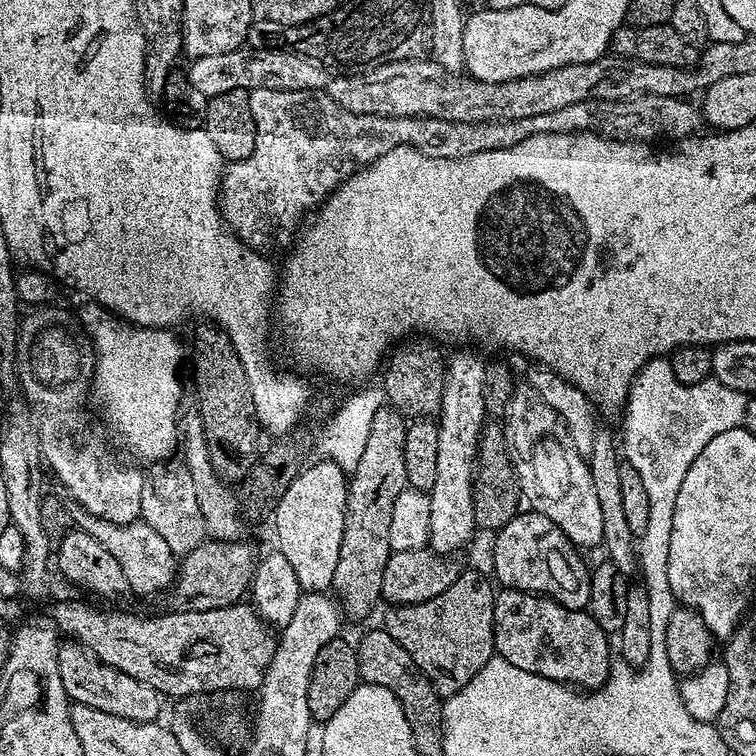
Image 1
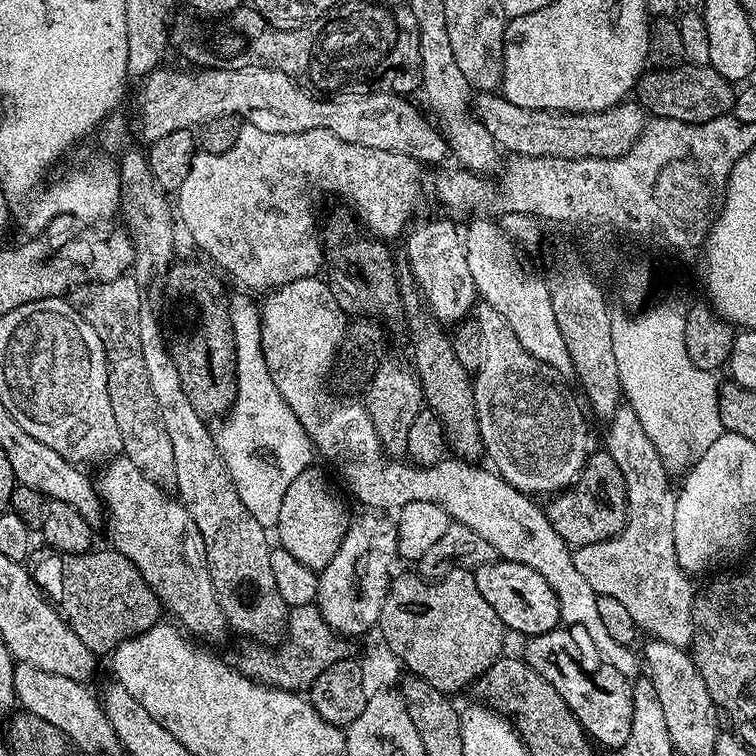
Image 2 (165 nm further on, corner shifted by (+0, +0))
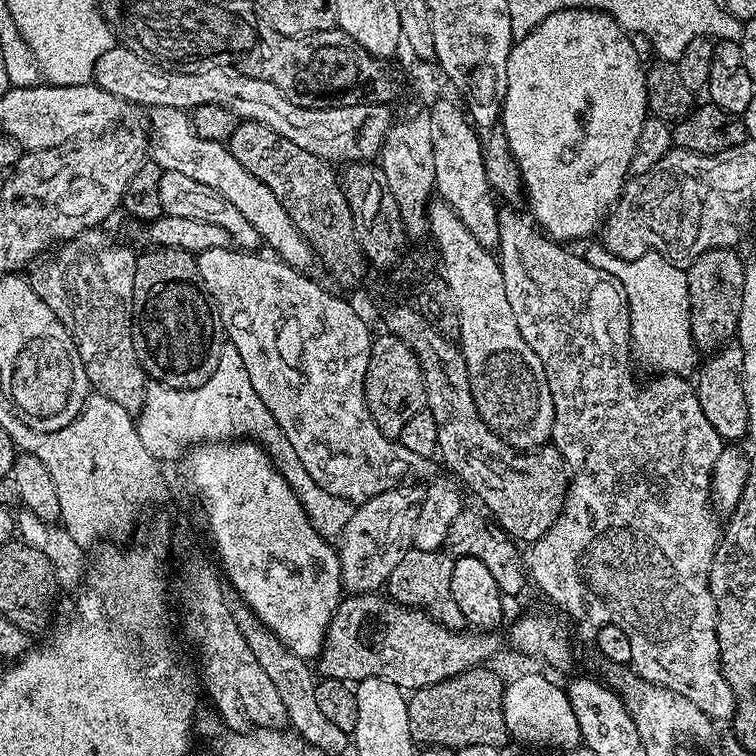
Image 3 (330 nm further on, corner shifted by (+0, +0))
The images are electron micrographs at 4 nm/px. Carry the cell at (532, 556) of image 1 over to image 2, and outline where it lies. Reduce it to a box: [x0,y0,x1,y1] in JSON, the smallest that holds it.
[475,558,561,638]

